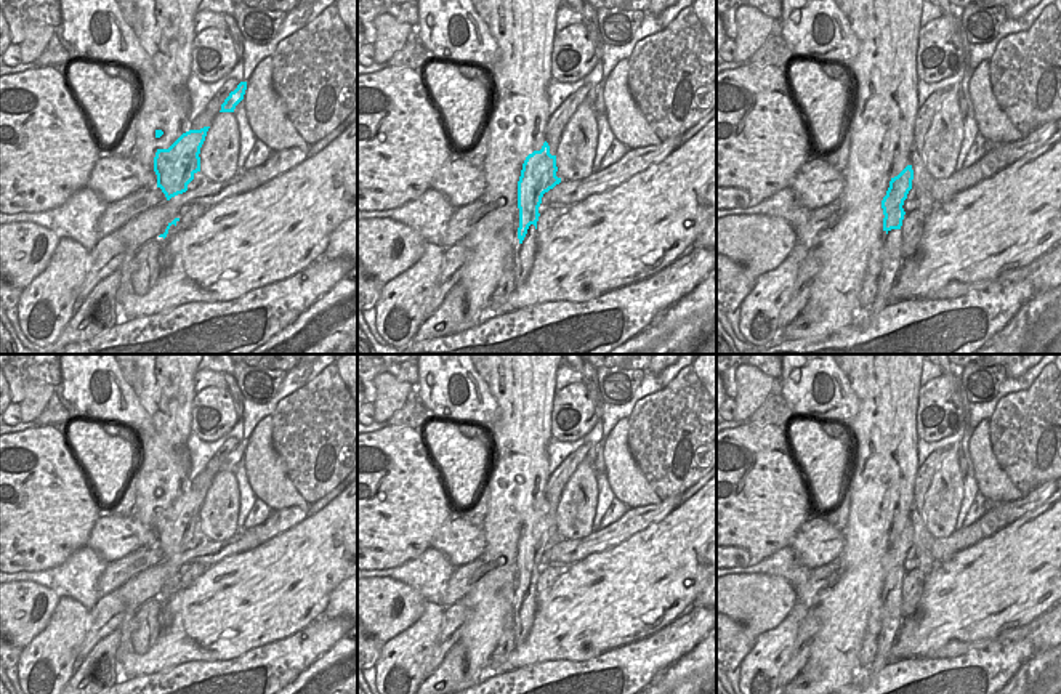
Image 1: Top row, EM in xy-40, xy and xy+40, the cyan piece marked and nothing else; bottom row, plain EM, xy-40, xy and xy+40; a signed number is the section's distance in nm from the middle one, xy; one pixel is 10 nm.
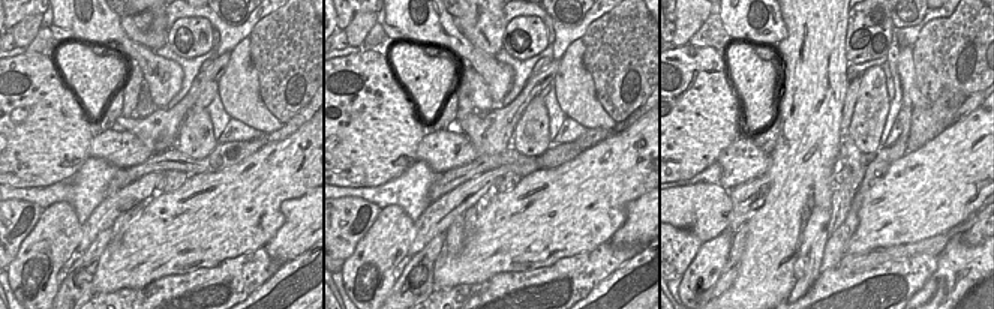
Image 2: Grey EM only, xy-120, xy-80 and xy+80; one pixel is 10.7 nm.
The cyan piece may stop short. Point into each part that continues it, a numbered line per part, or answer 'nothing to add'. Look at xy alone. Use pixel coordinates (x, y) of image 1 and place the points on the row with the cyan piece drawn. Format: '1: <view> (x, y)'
1: xy (524, 254)

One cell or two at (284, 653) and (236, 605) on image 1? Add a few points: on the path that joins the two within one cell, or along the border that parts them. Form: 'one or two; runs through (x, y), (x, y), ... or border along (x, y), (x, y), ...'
two; border along (308, 624), (290, 635), (247, 649), (239, 656)

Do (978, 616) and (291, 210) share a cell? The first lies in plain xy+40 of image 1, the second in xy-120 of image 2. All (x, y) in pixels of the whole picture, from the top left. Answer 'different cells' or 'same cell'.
different cells

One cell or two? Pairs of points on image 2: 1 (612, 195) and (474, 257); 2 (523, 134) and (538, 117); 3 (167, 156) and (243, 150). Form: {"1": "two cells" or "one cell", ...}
{"1": "one cell", "2": "one cell", "3": "one cell"}

